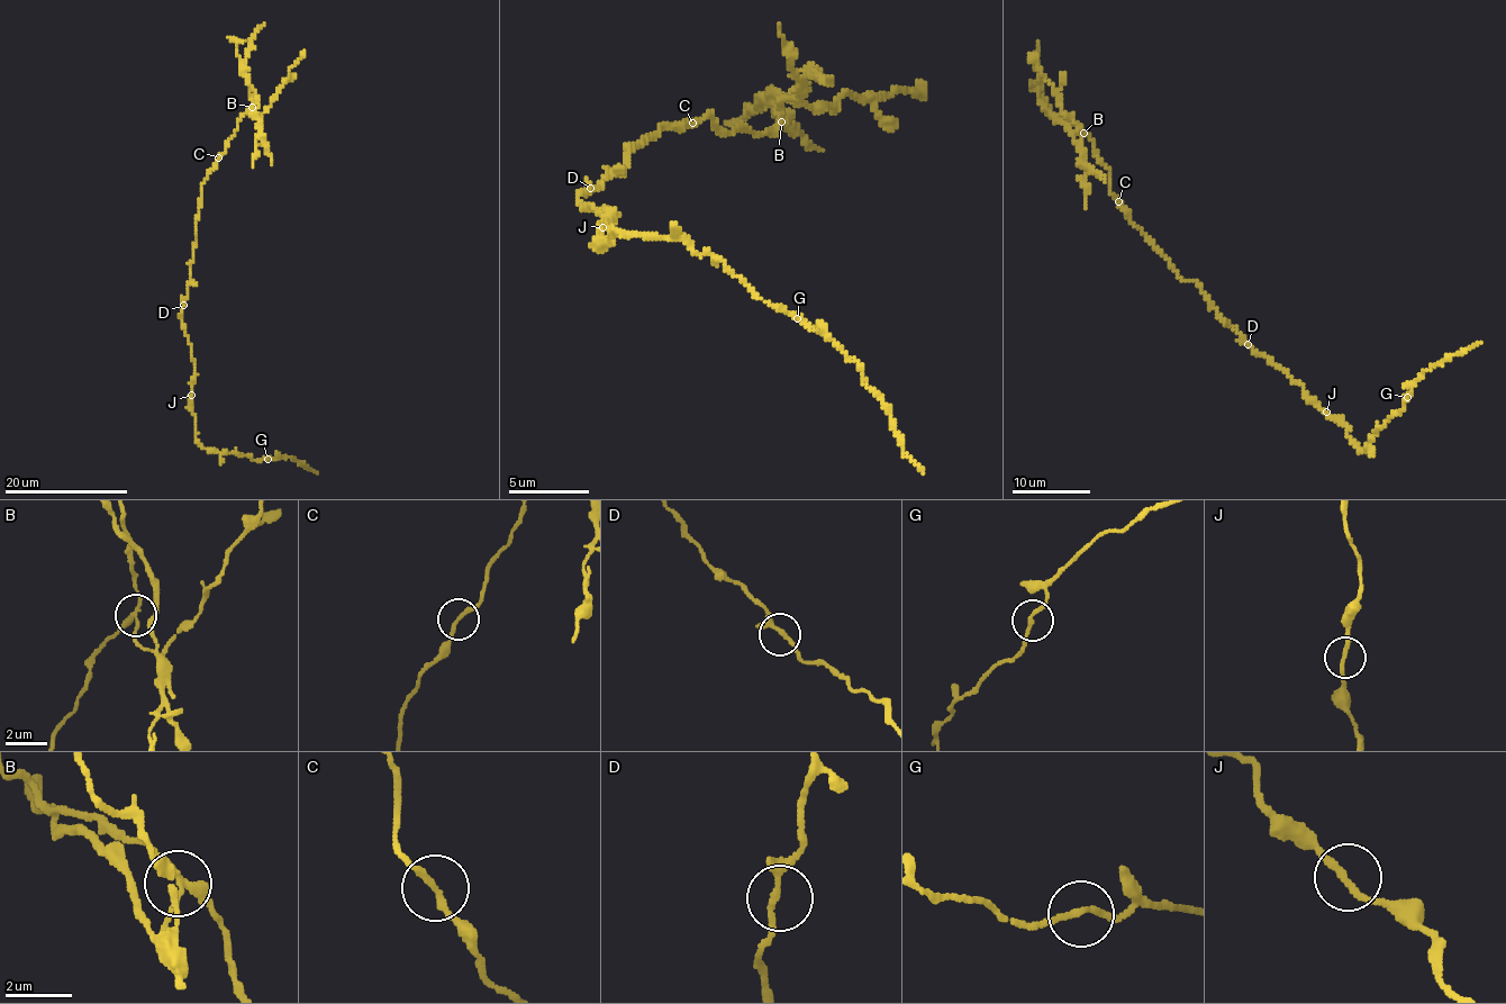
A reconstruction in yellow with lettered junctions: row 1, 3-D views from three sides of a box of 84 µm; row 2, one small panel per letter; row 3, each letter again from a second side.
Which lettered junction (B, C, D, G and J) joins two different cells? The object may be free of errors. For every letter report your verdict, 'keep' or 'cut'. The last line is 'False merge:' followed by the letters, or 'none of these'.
B: cut
C: keep
D: keep
G: keep
J: keep
False merge: B

